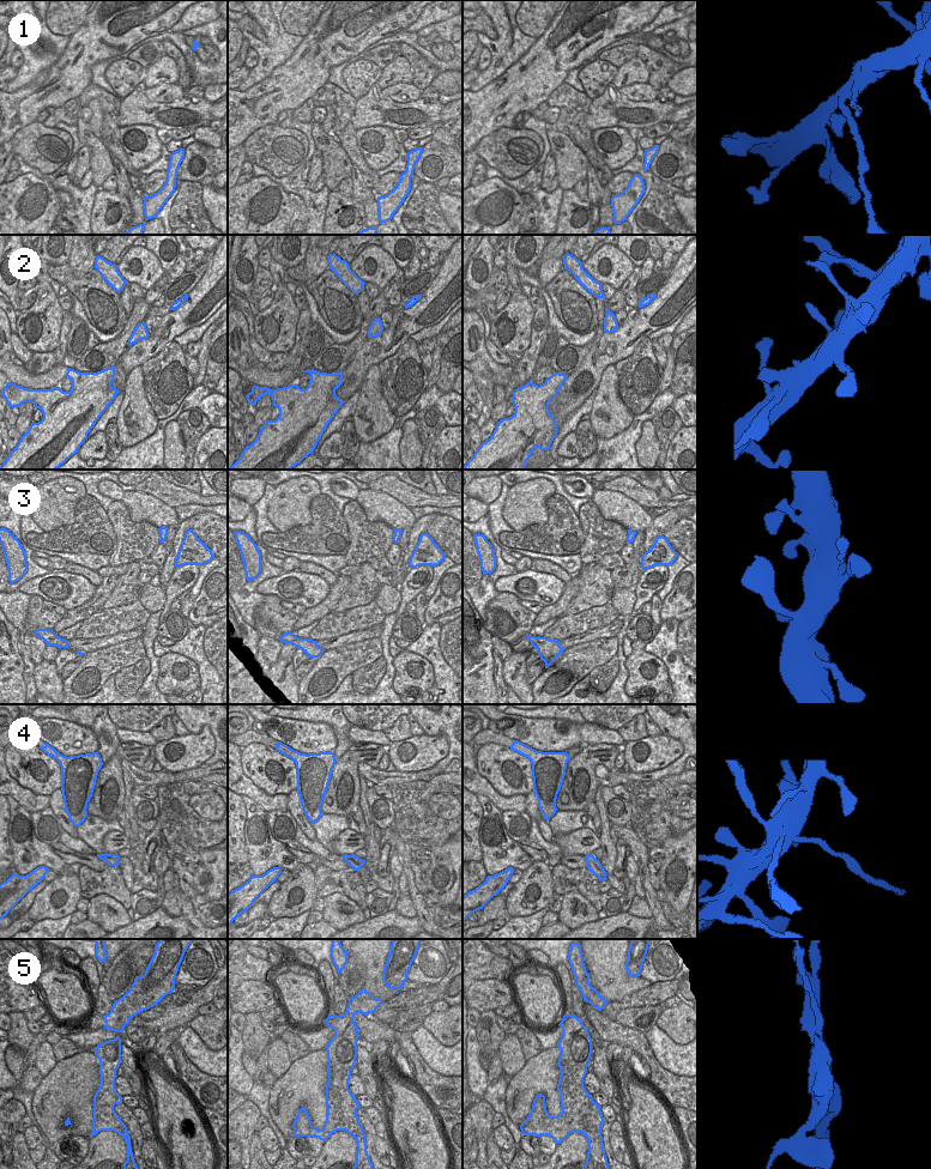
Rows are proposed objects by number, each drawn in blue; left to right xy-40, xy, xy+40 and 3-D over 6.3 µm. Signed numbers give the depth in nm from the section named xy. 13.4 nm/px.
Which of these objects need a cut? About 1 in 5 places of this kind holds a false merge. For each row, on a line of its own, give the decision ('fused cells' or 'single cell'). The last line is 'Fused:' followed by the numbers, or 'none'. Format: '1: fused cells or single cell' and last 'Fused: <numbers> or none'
1: single cell
2: single cell
3: single cell
4: fused cells
5: fused cells
Fused: 4, 5

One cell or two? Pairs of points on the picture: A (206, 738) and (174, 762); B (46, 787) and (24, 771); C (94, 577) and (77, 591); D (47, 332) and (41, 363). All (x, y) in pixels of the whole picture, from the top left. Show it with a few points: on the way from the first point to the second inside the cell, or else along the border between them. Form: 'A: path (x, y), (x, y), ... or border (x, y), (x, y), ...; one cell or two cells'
A: path (198, 746), (182, 756); one cell
B: path (41, 782), (29, 773); one cell
C: border (64, 570), (83, 575), (95, 587); two cells
D: border (32, 351), (52, 352); two cells

